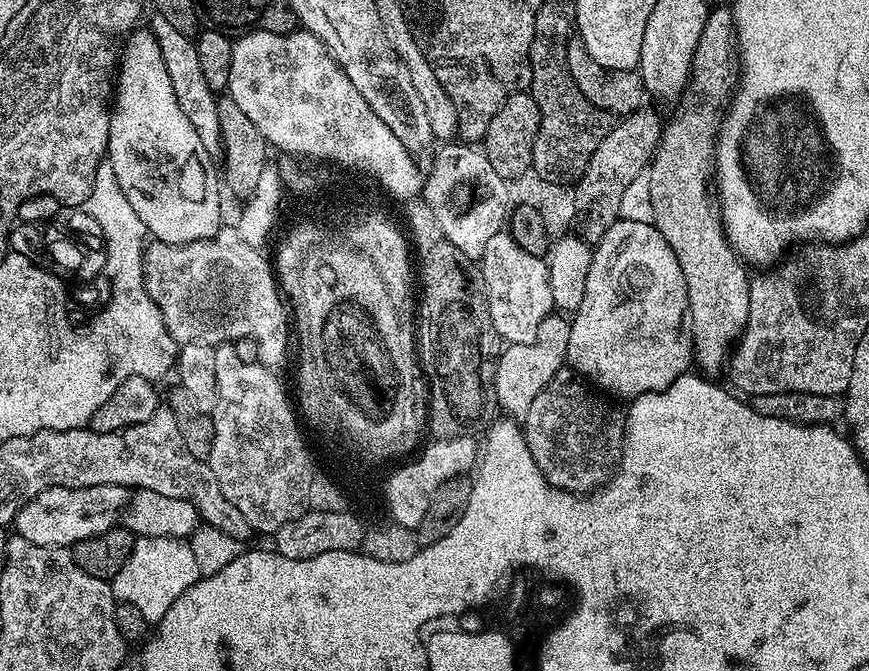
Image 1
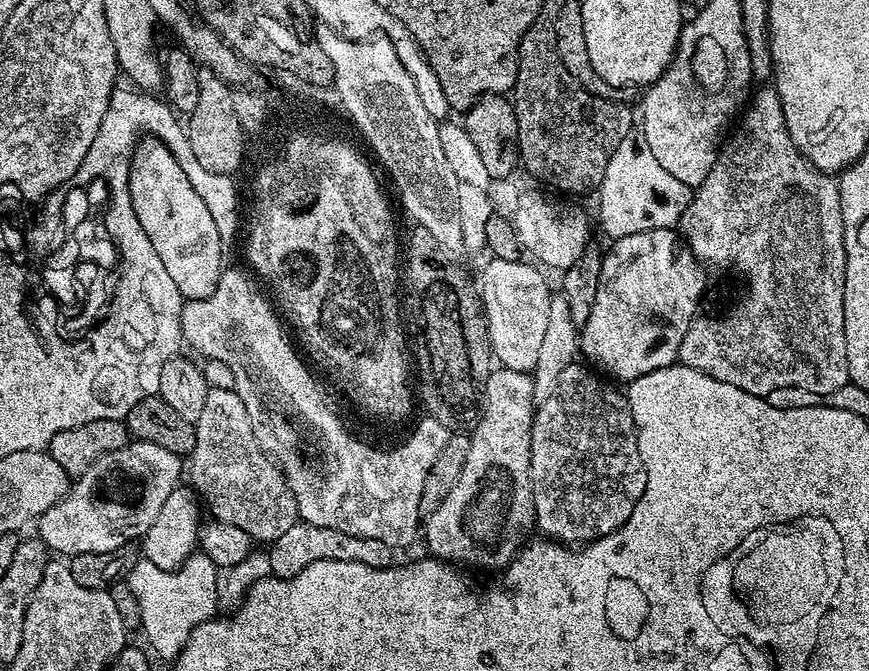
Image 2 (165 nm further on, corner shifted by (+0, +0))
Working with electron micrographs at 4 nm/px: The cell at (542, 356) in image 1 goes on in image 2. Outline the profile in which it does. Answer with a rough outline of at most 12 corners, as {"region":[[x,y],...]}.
{"region":[[503,366],[450,494],[433,557],[507,568],[536,528],[534,382]]}

